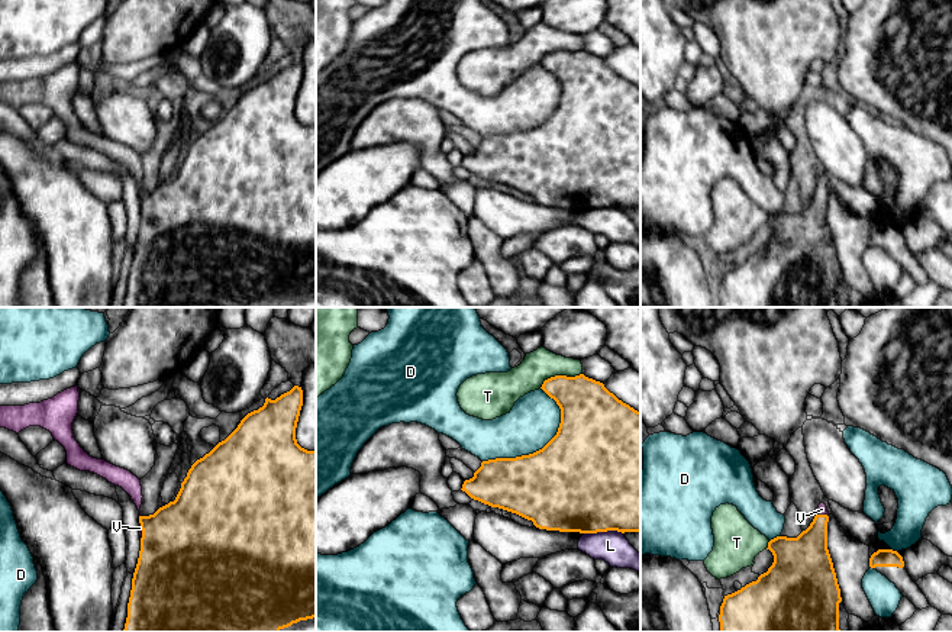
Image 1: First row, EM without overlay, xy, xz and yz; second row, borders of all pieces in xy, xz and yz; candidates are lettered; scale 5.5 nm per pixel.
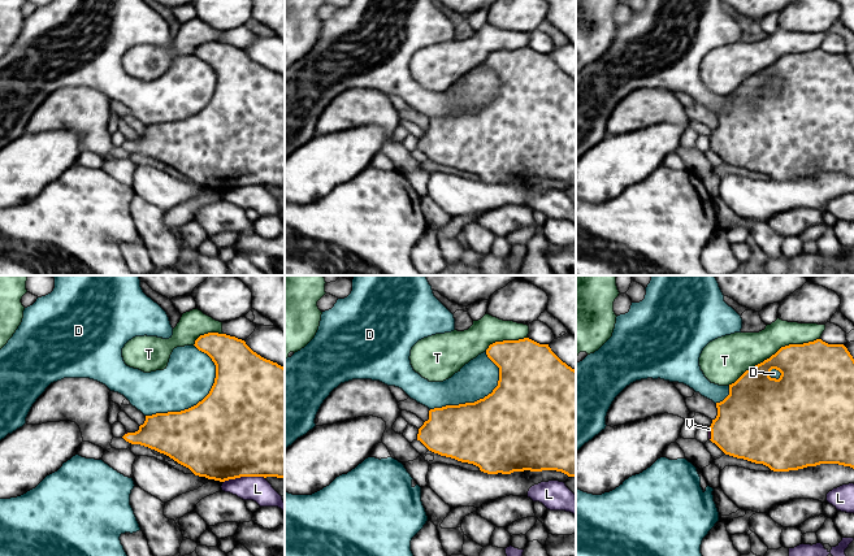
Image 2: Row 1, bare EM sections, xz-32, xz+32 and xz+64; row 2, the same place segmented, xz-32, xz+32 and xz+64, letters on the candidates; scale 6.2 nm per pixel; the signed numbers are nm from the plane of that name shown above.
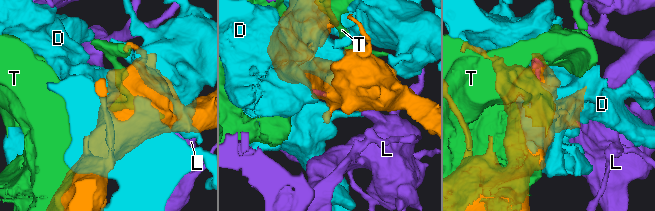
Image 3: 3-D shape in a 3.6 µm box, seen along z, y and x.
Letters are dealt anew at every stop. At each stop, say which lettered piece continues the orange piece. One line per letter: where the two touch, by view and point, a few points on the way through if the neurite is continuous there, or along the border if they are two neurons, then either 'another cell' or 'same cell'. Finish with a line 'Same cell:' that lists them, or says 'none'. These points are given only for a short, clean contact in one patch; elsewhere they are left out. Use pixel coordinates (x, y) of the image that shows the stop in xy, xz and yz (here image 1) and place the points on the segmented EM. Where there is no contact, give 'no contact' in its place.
D: meets orange in xz at (536, 451); another cell
L: meets orange in xz at (603, 531); border along xz (622, 532), (597, 531), (584, 534); another cell
T: meets orange in xz at (560, 376); another cell
V: meets orange in yz at (822, 515); runs through yz (806, 557), (822, 515), (822, 509); same cell
Same cell: V

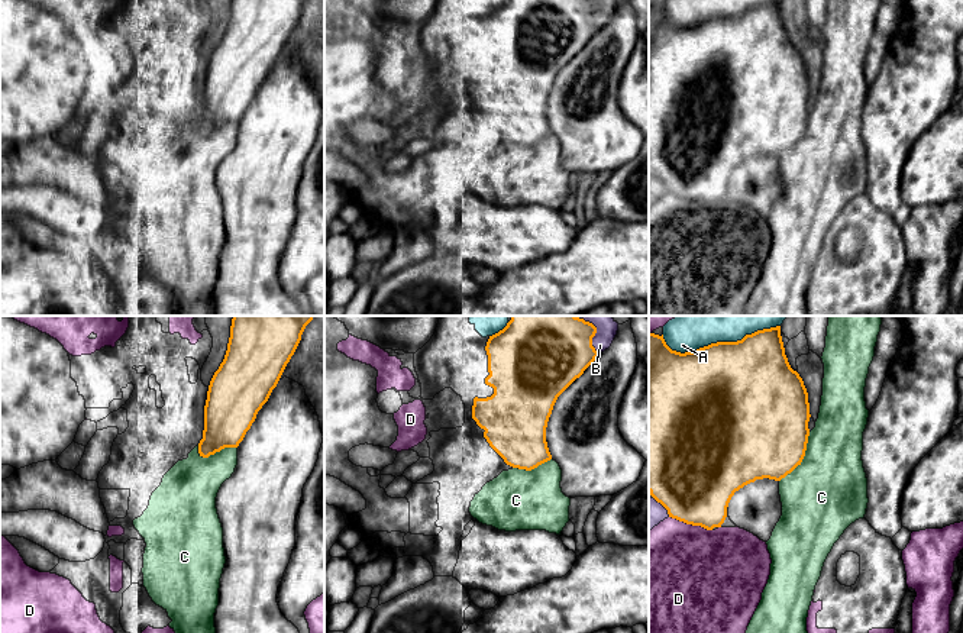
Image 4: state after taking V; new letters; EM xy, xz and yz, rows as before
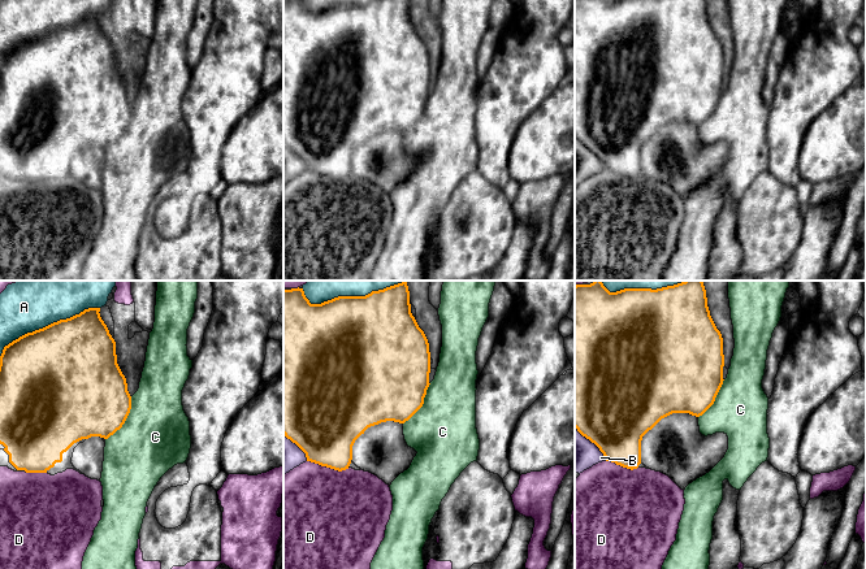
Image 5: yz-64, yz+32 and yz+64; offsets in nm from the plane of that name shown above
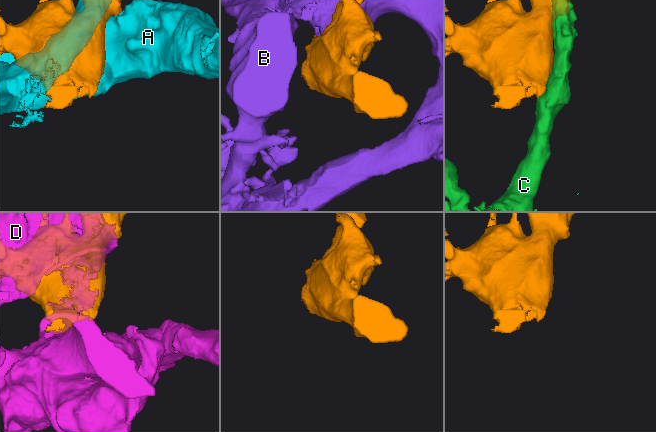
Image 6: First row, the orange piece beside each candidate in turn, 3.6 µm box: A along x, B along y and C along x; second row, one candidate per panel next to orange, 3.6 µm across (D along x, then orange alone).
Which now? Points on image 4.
A: meets orange in yz at (720, 342); another cell
B: meets orange in xz at (595, 330); another cell
C: meets orange in yz at (802, 458); another cell
D: meets orange in yz at (691, 523); another cell
Same cell: none

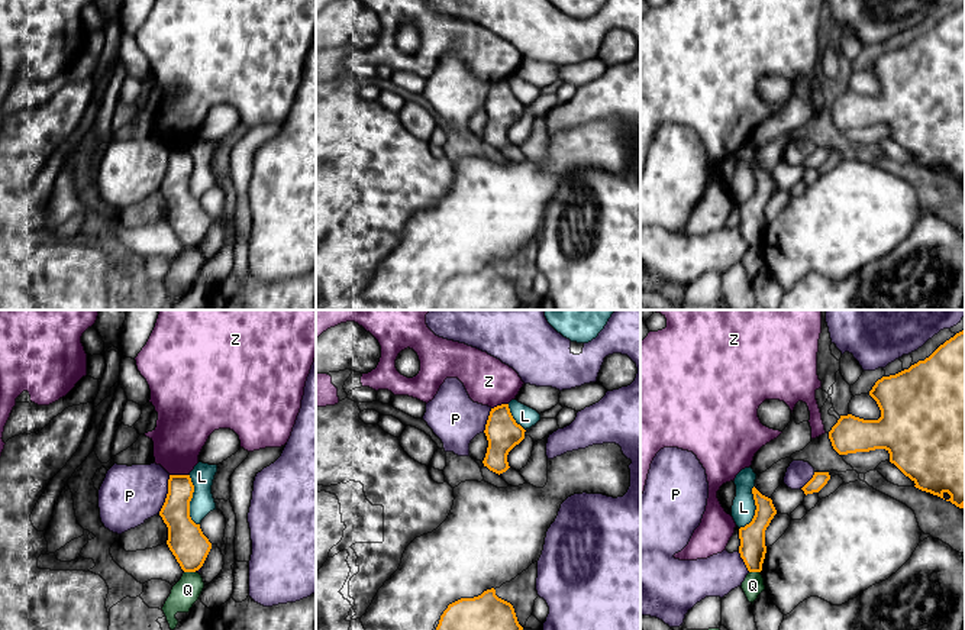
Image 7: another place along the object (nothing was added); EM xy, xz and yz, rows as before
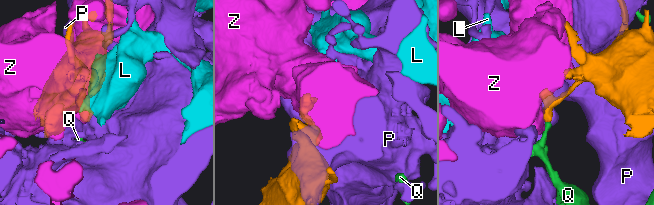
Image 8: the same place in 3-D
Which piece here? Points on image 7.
L: meets orange in xy at (190, 500); border along xy (189, 474), (193, 482), (190, 517), (199, 524); another cell
P: meets orange in xy at (167, 494); another cell
Q: meets orange in xy at (190, 571); another cell
Z: meets orange in xy at (178, 475); another cell
Same cell: none

